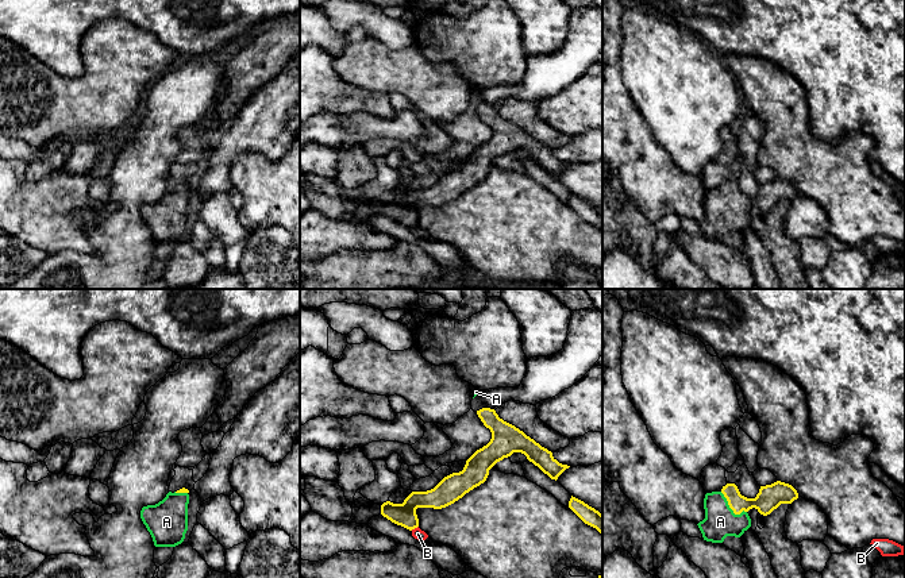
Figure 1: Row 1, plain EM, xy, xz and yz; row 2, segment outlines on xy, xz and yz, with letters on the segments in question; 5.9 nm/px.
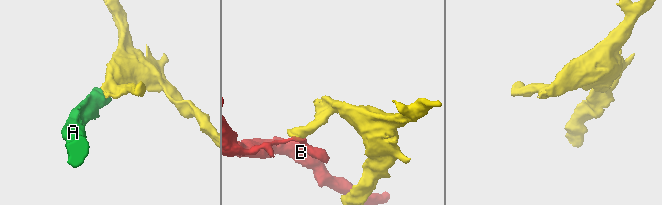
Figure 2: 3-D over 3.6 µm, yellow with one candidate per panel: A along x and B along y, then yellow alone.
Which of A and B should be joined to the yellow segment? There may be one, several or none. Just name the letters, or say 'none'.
A

